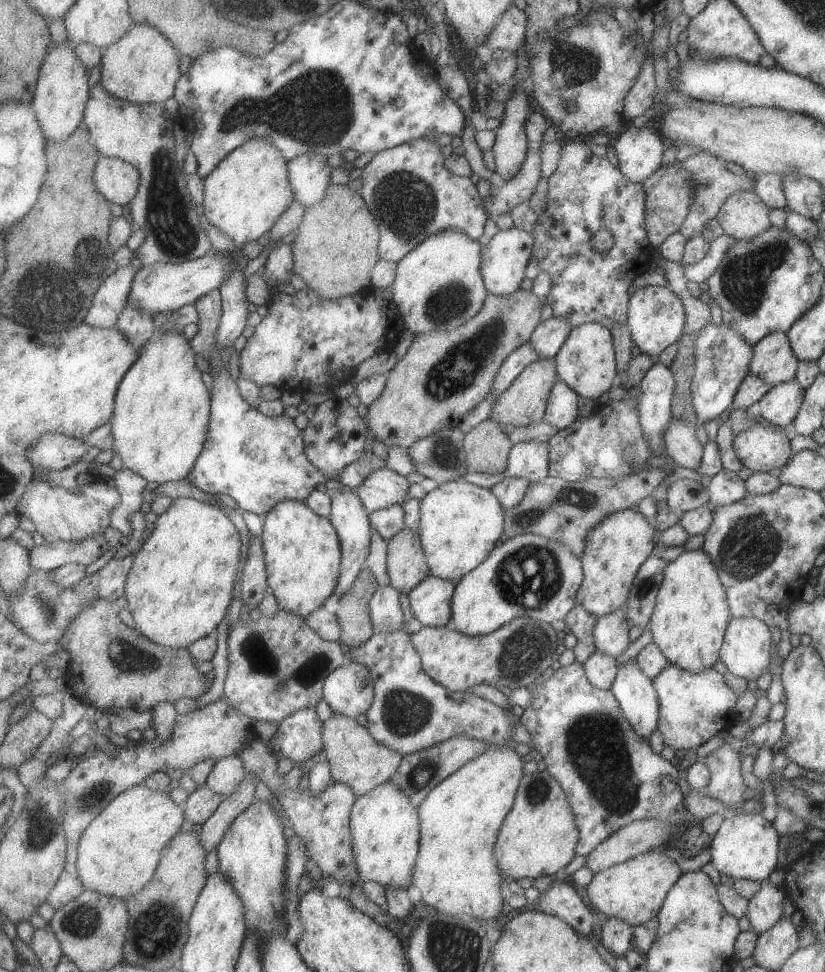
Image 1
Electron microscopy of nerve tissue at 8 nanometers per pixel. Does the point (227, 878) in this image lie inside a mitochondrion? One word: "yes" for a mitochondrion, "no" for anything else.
no

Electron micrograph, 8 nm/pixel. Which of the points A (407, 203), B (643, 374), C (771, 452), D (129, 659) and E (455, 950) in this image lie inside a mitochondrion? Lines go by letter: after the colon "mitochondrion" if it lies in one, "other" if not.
A: mitochondrion
B: other
C: other
D: mitochondrion
E: mitochondrion

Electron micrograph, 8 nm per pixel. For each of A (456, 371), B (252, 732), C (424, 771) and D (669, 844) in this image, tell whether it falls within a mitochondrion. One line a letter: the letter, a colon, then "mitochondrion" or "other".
A: mitochondrion
B: other
C: mitochondrion
D: other

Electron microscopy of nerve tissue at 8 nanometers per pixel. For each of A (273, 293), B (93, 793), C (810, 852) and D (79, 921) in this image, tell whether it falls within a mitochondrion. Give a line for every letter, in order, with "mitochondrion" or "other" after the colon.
A: other
B: mitochondrion
C: other
D: mitochondrion

